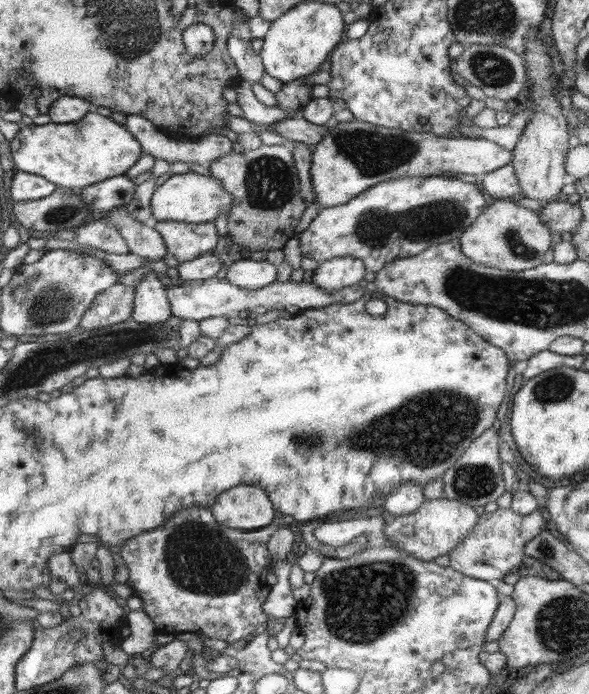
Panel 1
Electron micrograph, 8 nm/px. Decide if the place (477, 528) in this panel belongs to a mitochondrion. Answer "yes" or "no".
no

